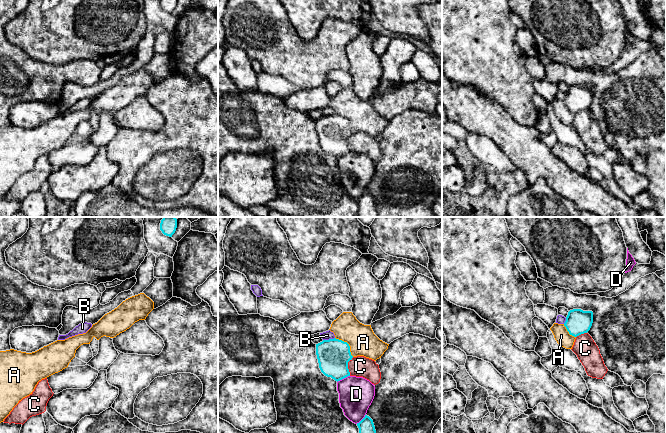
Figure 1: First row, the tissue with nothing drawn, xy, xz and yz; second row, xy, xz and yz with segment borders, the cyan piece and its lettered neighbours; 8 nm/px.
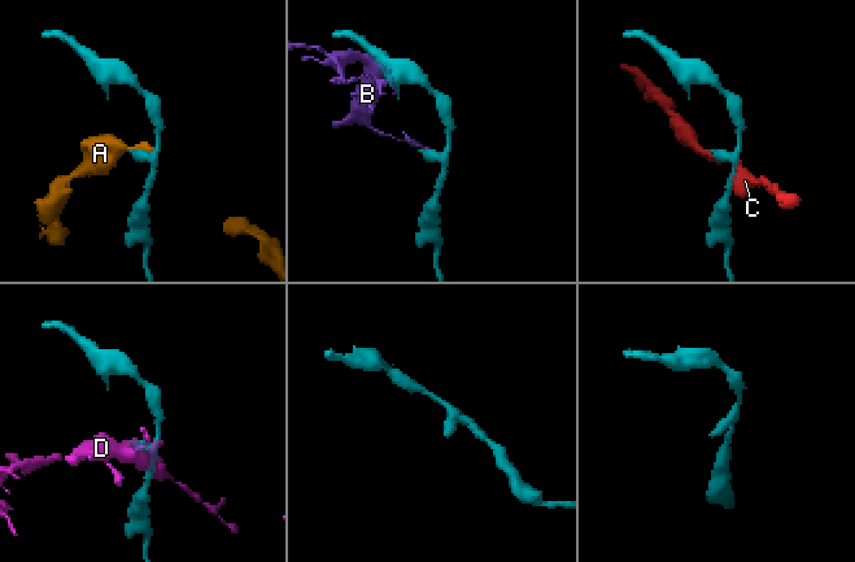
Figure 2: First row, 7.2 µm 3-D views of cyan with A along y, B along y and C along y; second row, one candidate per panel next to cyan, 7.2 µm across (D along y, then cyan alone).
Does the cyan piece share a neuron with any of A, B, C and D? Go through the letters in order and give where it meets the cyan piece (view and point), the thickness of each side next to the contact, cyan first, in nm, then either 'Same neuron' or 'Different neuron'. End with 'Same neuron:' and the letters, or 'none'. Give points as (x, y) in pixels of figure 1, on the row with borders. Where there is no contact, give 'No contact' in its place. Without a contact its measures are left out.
A: Touches cyan at xz (348, 344). Thickness 260 nm (cyan) against 220 nm. Different neuron
B: Touches cyan at xz (328, 340). Thickness 260 nm (cyan) against 70 nm. Different neuron
C: Touches cyan at xz (347, 366). Thickness 260 nm (cyan) against 170 nm. Different neuron
D: Touches cyan at xz (343, 378). Thickness 260 nm (cyan) against 280 nm. Different neuron
Same neuron: none

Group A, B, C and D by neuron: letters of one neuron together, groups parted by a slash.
A / B / C / D

